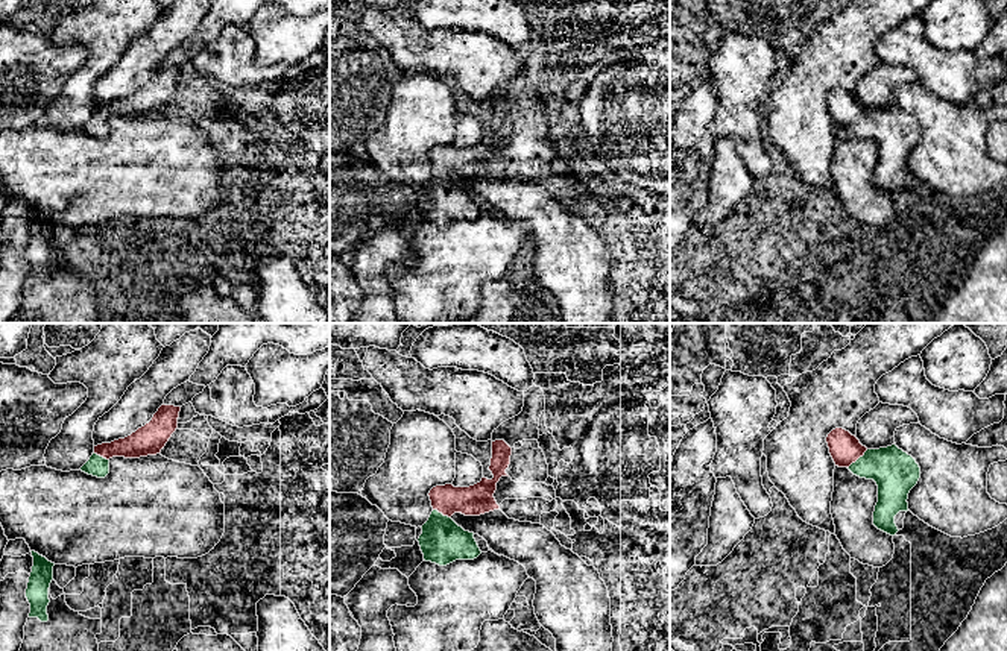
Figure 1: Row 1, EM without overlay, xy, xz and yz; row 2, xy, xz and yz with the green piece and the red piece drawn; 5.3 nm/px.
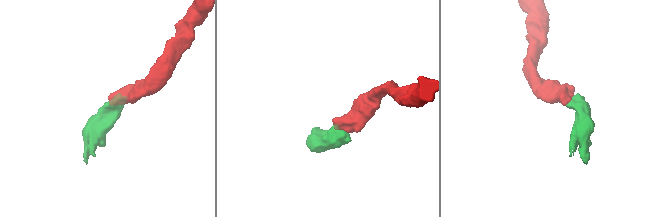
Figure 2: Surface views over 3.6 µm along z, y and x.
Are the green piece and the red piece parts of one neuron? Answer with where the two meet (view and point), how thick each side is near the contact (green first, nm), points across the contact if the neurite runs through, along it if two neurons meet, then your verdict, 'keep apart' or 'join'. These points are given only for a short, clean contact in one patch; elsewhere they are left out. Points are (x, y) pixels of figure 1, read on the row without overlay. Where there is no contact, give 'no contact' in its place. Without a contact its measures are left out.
meets green in yz at (858, 119); 240 nm thick on the green side, 160 nm on the other; runs through yz (895, 132), (858, 119), (845, 108); join

